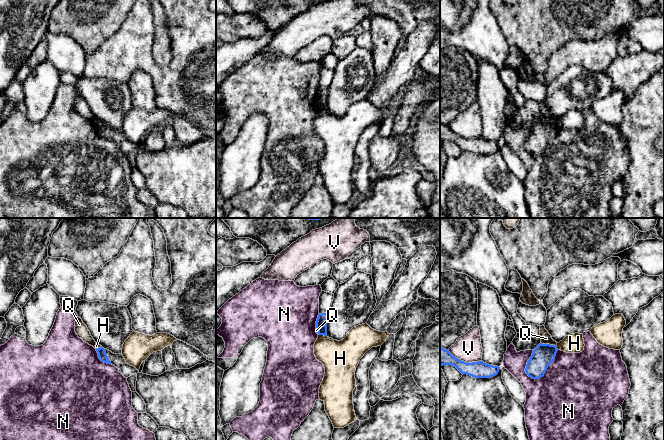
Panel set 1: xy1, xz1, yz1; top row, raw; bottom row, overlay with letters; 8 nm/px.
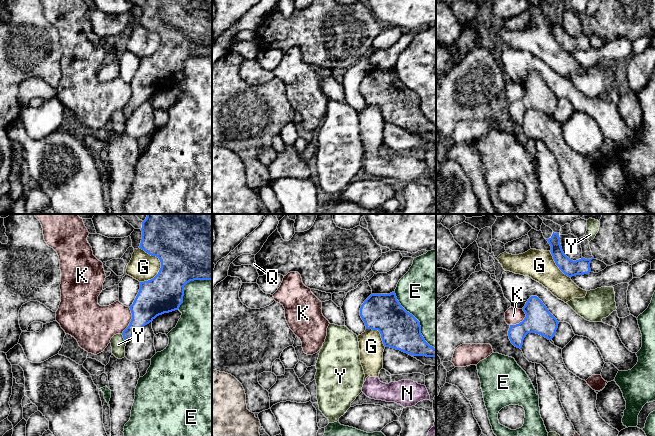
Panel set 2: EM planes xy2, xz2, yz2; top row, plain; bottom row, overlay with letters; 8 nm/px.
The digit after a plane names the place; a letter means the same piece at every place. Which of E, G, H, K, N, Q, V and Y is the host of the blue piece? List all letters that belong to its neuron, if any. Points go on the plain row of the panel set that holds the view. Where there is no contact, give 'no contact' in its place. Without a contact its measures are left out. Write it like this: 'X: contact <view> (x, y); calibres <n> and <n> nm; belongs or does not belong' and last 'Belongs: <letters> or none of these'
E: contact xz2 (418, 97); calibres 320 and 480 nm; does not belong
G: contact xy2 (161, 39); calibres 460 and 220 nm; does not belong
H: contact xz1 (323, 110); calibres 100 and 280 nm; does not belong
K: contact xy2 (131, 96); calibres 280 and 280 nm; does not belong
N: contact yz1 (545, 147); calibres 180 and 500 nm; does not belong
Q: contact yz1 (549, 120); calibres 180 and 90 nm; does not belong
V: contact yz1 (465, 138); calibres 140 and 220 nm; does not belong
Y: contact xy2 (123, 113); calibres 180 and 120 nm; does not belong
Belongs: none of these

